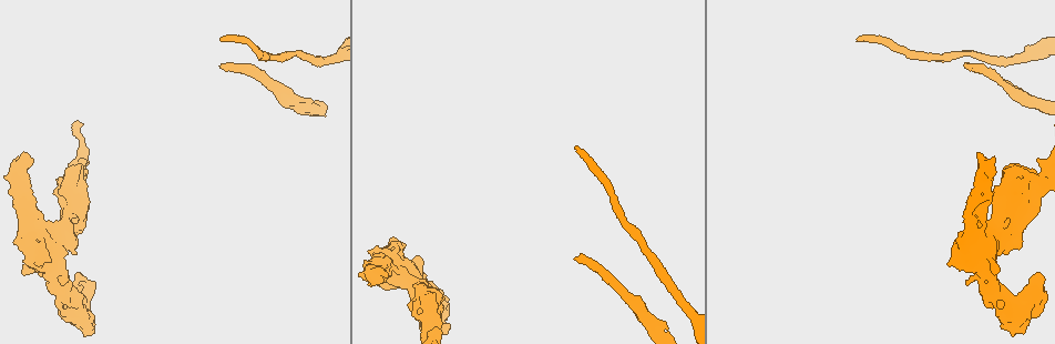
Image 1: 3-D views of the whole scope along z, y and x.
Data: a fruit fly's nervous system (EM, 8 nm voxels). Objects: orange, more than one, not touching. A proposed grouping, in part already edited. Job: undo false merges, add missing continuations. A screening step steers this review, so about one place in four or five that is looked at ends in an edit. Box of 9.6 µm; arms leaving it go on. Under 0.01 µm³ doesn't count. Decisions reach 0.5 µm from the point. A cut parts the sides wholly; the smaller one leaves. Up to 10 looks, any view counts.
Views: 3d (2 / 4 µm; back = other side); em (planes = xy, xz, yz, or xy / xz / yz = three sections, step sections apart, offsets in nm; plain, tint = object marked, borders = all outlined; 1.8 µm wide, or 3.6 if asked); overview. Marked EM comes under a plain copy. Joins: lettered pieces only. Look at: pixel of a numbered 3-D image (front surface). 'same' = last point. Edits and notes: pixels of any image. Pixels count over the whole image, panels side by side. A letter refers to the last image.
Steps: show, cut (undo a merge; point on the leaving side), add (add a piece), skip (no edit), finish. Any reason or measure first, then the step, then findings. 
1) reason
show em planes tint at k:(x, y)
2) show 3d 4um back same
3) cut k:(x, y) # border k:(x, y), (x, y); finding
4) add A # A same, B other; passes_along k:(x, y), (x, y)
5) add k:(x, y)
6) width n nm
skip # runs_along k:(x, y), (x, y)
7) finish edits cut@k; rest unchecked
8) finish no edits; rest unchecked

show 3d 2um at 1:(576, 257)

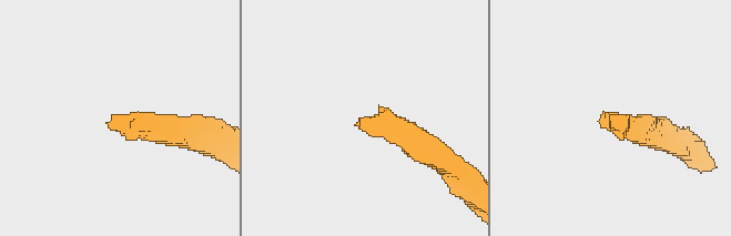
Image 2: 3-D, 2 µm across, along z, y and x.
show em yz step 16 tint at 2:(113, 114)

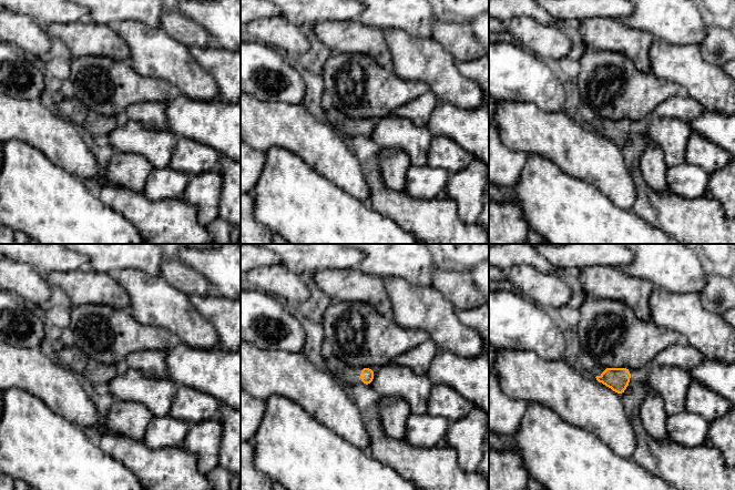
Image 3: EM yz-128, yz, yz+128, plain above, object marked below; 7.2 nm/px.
another direction
show em planes borders same

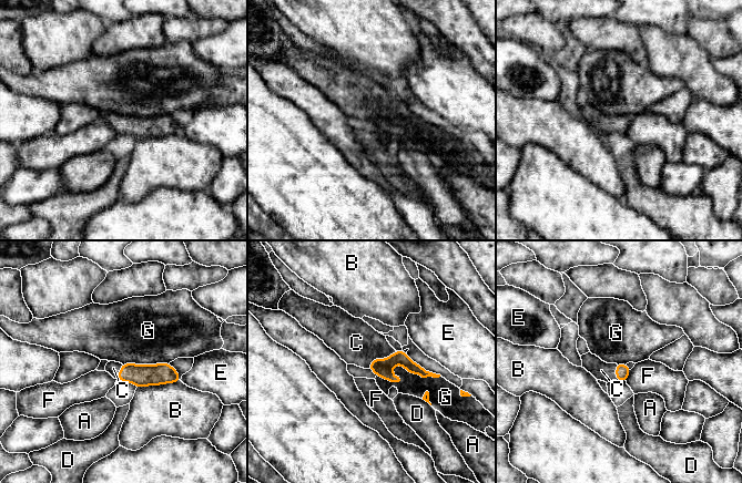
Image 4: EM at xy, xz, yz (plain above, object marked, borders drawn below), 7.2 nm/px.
width 110 nm
add C # A other, B other, C same, D other, E other, F other, G other; the neuron continues

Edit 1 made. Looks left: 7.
long arm stops here
show 3d 4um at 1:(858, 37)

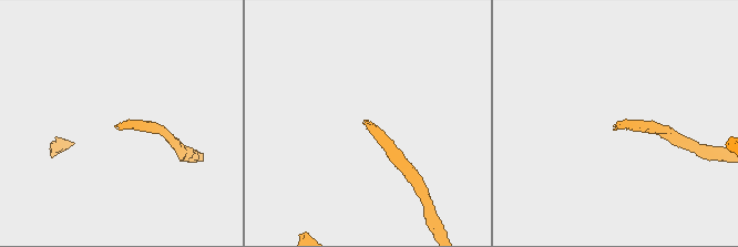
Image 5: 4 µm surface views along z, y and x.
need the tissue
show em planes borders at 5:(118, 125)

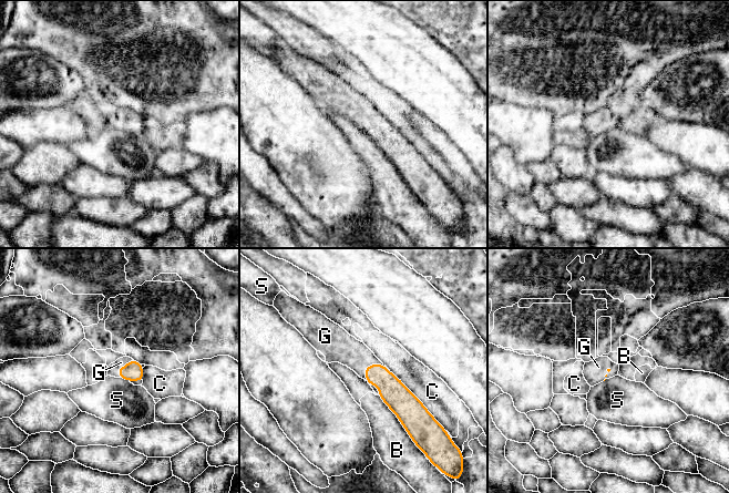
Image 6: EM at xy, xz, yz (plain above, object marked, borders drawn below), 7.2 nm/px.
add G # B other, C other, G same, S other; passes_along 6:(391, 389), (368, 365), (339, 346); the neuron continues

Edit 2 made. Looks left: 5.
see it whole again
show overview

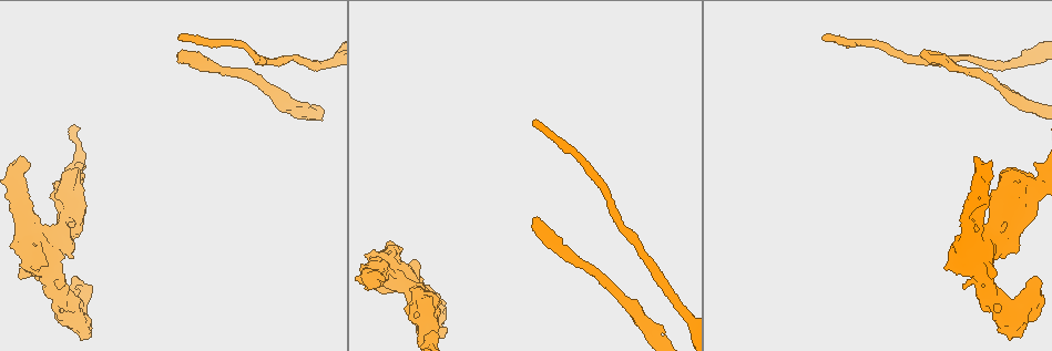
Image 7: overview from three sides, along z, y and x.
branch stops here
show 3d 2um at 7:(372, 272)

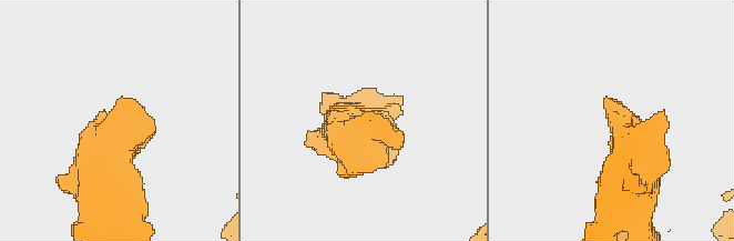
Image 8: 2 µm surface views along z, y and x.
show em planes borders at 8:(121, 96)

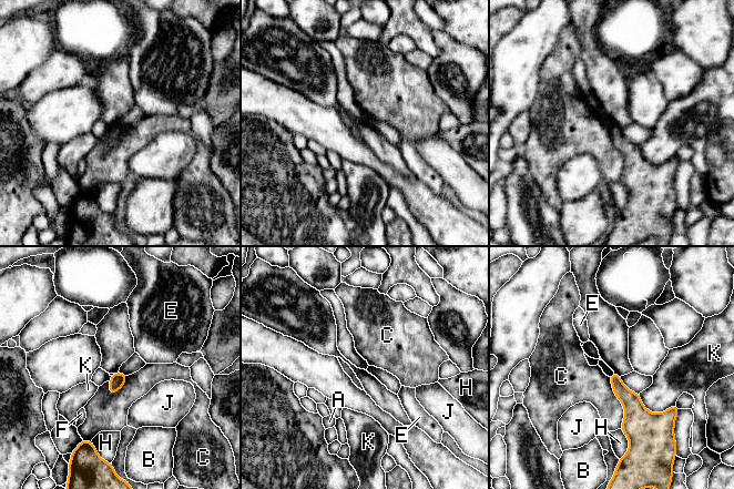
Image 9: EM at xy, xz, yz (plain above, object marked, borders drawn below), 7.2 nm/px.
skip # A other, B other, C other, E other, F other, H other, J other, K other; border 9:(620, 428), (628, 438), (630, 446); none of them fits

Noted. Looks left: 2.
touches itself
show 3d 4um at 7:(977, 247)

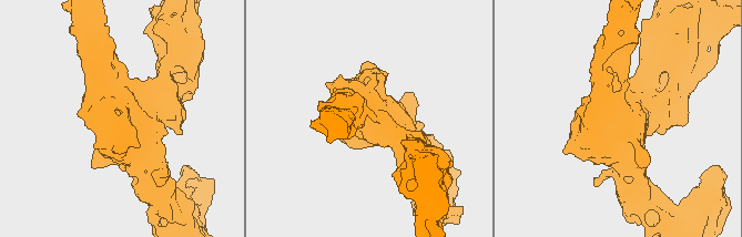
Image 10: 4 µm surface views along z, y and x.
now the EM
show em 3.6um planes borders at 10:(116, 112)

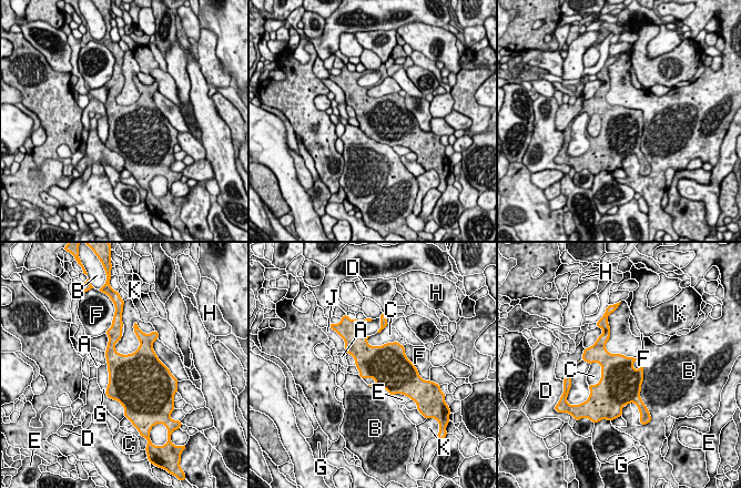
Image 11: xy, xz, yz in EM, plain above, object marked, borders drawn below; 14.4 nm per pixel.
longest_contact B 1150 nm
skip # A other, B other, C other, D other, E other, F other, G other, H other, J other, K other; border 11:(609, 329), (641, 399); continuous, no second neuron

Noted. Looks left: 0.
finish edits add@4, add@6; rest unchecked

